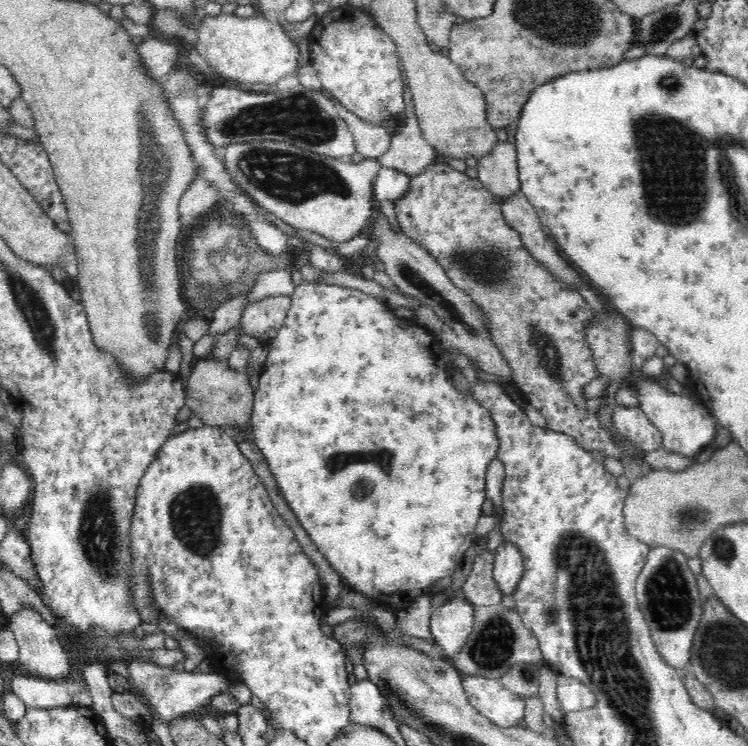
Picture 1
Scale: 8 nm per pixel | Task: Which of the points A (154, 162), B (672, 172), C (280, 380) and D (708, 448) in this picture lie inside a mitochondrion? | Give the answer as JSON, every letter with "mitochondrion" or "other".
{"A":"mitochondrion","B":"mitochondrion","C":"other","D":"other"}

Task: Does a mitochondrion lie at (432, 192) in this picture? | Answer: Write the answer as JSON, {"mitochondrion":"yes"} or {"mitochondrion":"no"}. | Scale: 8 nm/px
{"mitochondrion":"no"}

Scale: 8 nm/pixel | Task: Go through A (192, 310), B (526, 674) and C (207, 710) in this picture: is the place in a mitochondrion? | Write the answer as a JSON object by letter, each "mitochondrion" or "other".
{"A":"other","B":"mitochondrion","C":"other"}

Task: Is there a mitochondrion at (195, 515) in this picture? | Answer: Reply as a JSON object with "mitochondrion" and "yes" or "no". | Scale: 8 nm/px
{"mitochondrion":"yes"}

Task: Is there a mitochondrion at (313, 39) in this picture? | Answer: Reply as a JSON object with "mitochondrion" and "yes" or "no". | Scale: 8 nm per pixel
{"mitochondrion":"no"}

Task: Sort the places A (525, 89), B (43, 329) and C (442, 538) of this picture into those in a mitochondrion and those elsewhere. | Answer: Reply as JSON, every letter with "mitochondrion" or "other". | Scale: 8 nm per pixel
{"A":"other","B":"mitochondrion","C":"other"}

